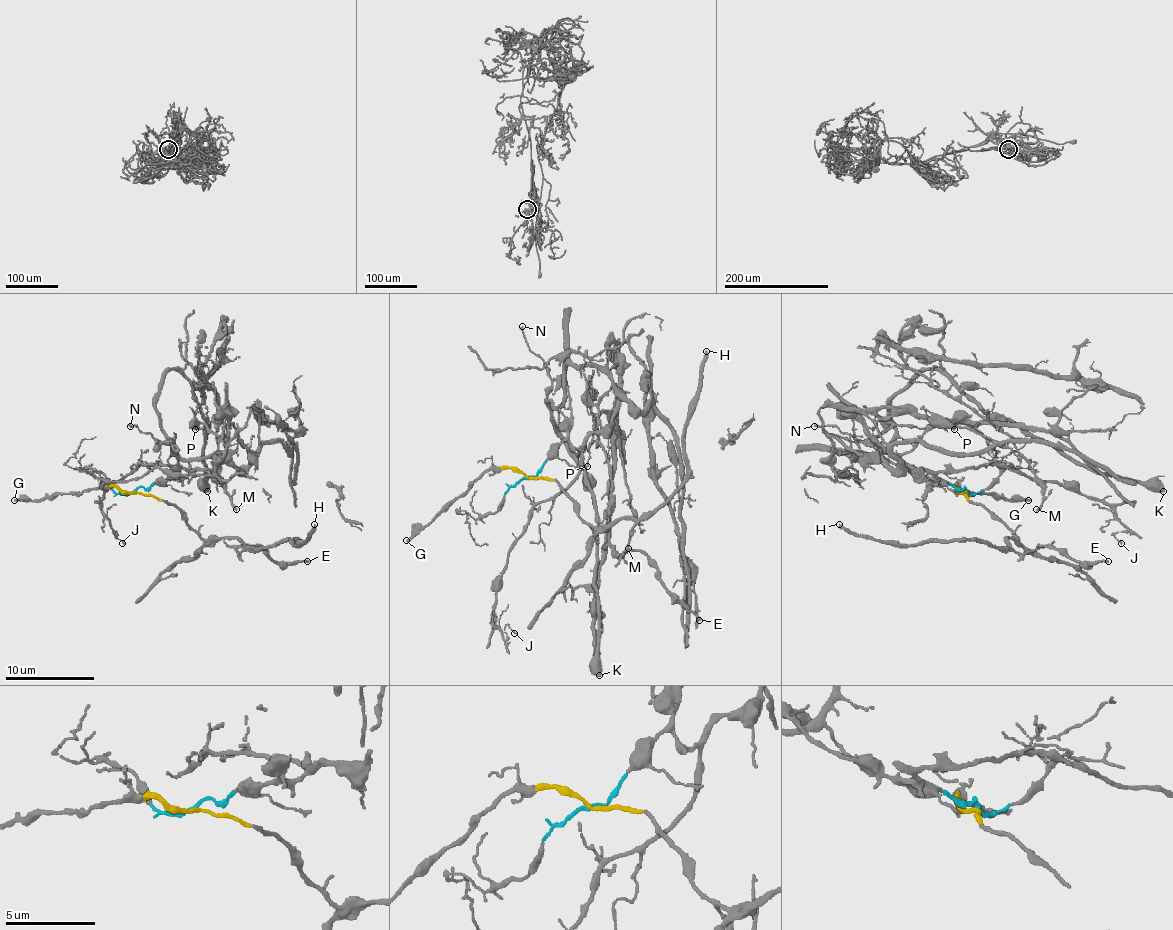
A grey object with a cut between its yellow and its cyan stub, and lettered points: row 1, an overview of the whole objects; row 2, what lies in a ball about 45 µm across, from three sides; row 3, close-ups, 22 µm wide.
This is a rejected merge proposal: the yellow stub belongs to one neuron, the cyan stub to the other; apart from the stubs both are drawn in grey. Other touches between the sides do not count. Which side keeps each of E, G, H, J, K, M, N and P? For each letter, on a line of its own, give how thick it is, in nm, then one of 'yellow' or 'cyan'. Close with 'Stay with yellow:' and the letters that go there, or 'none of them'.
E: 240 nm | yellow
G: 200 nm | yellow
H: 240 nm | yellow
J: 100 nm | cyan
K: 550 nm | cyan
M: 200 nm | cyan
N: 160 nm | cyan
P: 130 nm | cyan
Stay with yellow: E, G, H

